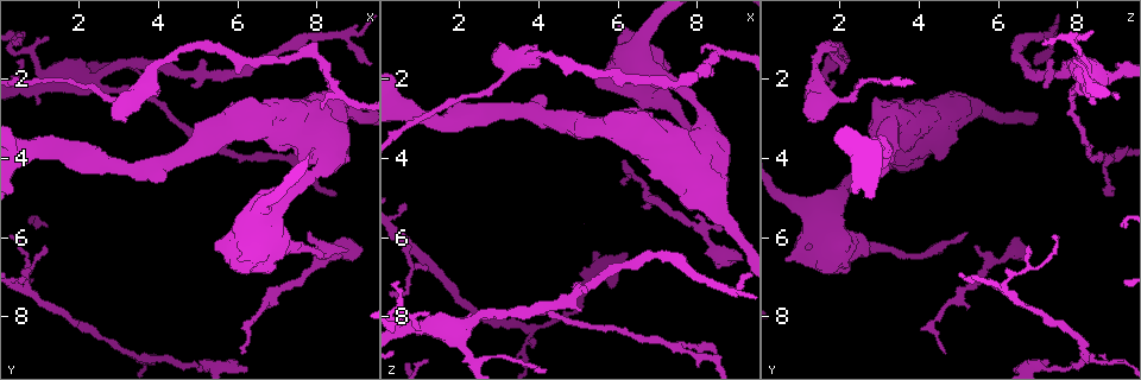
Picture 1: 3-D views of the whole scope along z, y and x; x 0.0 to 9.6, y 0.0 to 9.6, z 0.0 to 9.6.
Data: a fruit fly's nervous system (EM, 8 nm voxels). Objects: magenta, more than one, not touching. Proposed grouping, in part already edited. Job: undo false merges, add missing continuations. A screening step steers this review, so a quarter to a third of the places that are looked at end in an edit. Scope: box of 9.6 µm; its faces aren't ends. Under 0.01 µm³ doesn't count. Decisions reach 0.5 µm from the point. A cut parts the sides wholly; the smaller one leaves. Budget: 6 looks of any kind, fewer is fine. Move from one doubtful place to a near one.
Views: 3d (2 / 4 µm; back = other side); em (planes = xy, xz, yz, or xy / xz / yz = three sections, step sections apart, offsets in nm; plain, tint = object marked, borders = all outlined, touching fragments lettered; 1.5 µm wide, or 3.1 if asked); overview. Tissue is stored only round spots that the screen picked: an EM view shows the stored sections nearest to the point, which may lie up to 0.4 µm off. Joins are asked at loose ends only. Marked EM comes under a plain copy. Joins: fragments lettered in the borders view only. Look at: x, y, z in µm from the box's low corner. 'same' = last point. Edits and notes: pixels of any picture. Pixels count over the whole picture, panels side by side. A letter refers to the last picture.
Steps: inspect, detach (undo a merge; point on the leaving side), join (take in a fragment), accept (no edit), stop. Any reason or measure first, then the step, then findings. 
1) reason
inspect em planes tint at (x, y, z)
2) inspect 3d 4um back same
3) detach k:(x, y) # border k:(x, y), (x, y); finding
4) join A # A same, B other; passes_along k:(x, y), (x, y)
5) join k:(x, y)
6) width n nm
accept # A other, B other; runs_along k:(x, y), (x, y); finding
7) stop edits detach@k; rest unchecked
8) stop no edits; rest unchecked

arms part here
inspect 3d 4um at (8.70, 0.95, 7.35)

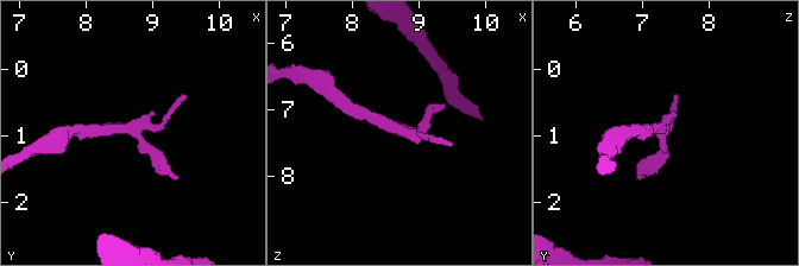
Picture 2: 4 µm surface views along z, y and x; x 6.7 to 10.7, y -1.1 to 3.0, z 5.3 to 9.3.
shape alone is not enough
inspect em planes tint at (8.70, 0.90, 7.30)

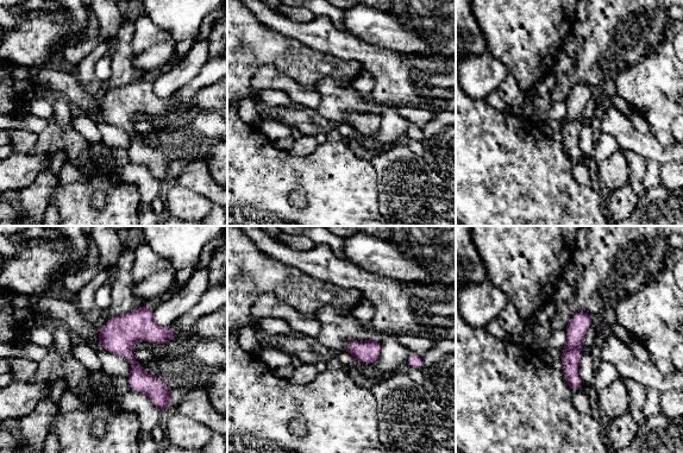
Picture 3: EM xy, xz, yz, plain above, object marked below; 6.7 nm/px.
inspect em planes borders same

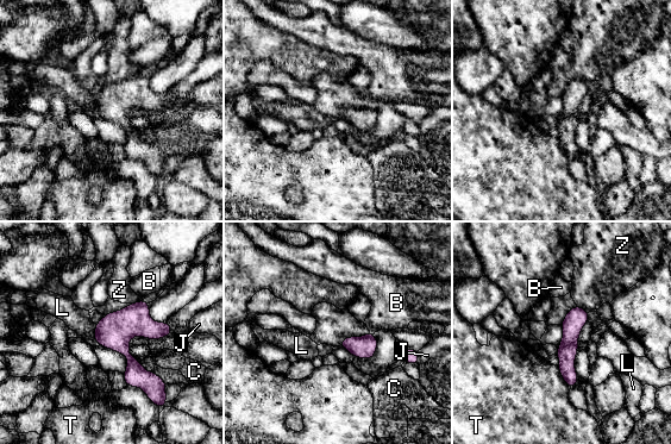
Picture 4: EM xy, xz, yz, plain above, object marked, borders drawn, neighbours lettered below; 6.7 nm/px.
width 140 nm; longest_contact T 180 nm
accept # B other, C other, J other, L other, T other, Z other; all the same neuron

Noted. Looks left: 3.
free end
inspect em xz step 4 borders at (8.50, 4.90, 8.95)

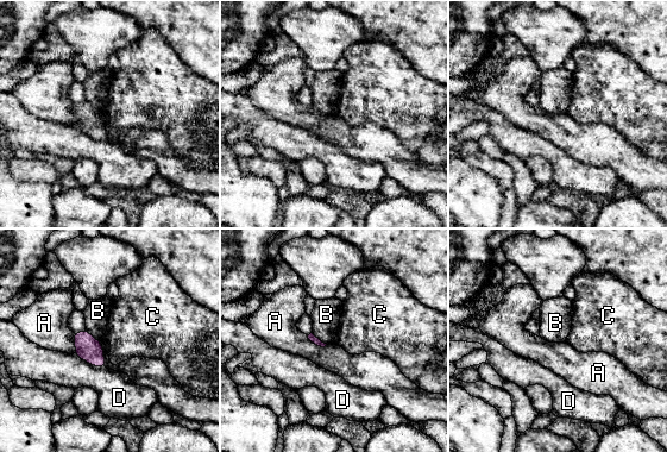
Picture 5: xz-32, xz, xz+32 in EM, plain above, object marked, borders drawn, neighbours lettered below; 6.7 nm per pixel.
width 140 nm
accept # A other, B other, C other, D other; border 5:(73, 353), (93, 365), (105, 368); none of them fits

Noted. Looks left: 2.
sudden change in width
inspect 3d 2um at (7.90, 4.45, 2.60)

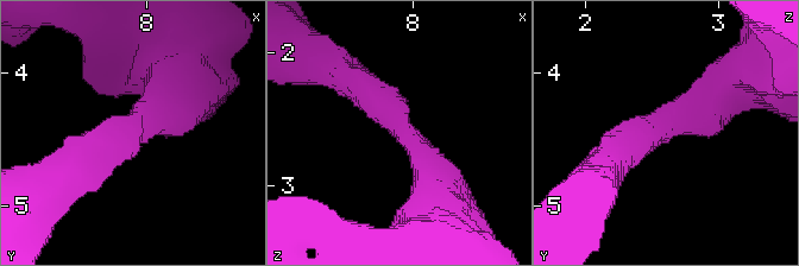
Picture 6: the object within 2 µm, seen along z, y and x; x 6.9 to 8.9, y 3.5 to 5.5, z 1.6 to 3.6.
arm_widths 280, 380 nm; now the EM
inspect em planes borders at (7.92, 4.38, 2.56)

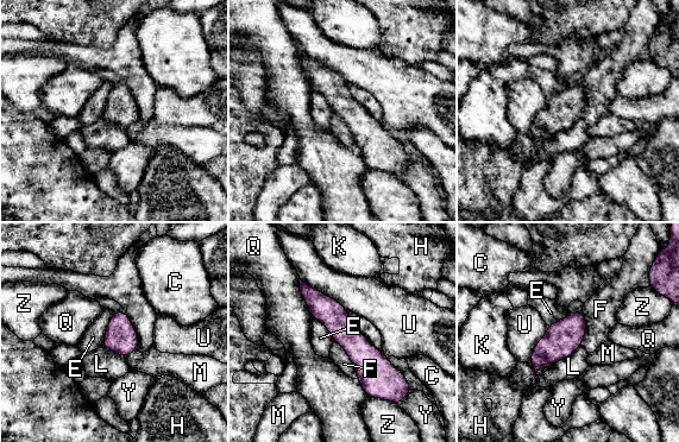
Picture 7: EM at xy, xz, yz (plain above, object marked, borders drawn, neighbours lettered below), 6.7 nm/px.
accept # C other, E other, F other, H other, K other, L other, M other, Q other, U other, Y other, Z other; border 7:(114, 313), (101, 345); continuous, no second neuron

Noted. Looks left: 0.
stop no edits; rest unchecked

